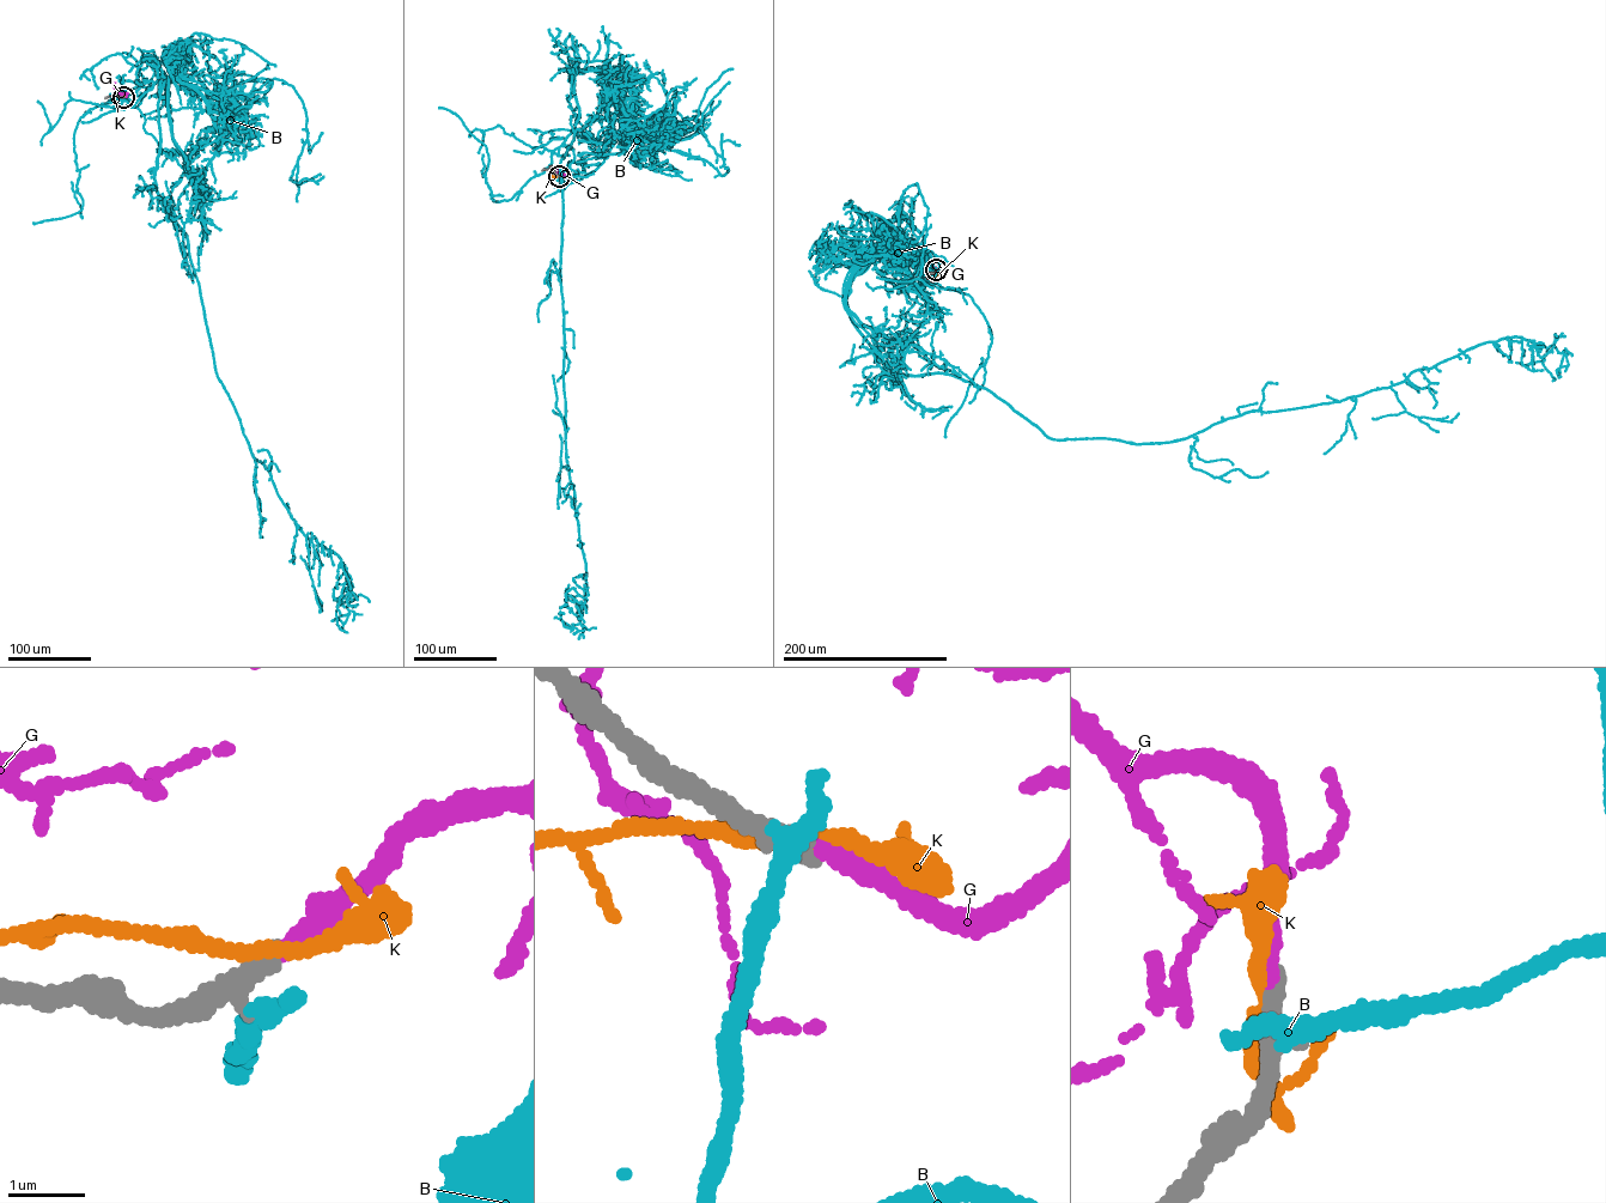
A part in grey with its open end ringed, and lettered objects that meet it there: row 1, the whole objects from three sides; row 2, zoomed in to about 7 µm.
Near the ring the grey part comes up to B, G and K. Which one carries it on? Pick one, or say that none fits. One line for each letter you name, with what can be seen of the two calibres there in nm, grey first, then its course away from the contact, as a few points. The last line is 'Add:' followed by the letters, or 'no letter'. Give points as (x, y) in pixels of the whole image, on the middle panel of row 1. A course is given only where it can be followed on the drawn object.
G: 280/280 nm
Add: G

